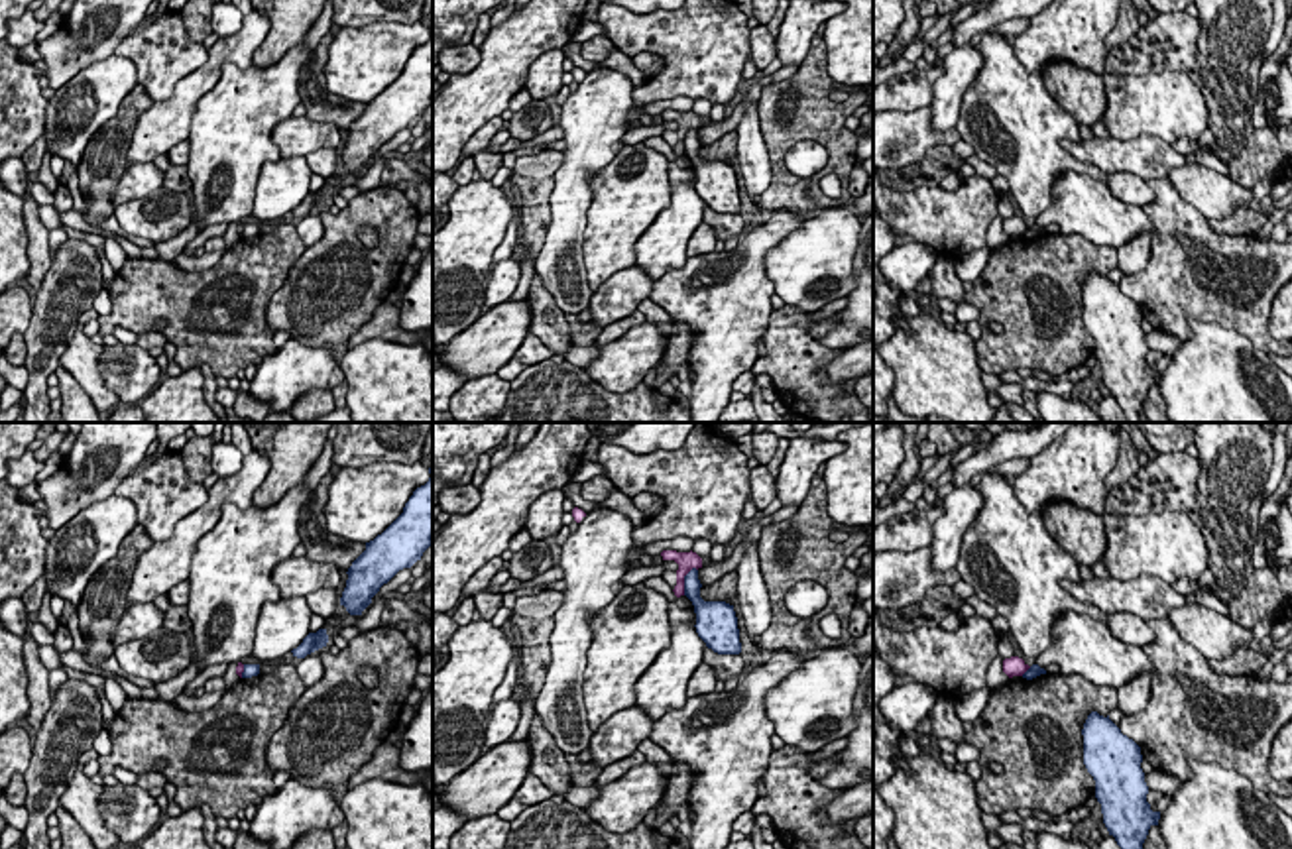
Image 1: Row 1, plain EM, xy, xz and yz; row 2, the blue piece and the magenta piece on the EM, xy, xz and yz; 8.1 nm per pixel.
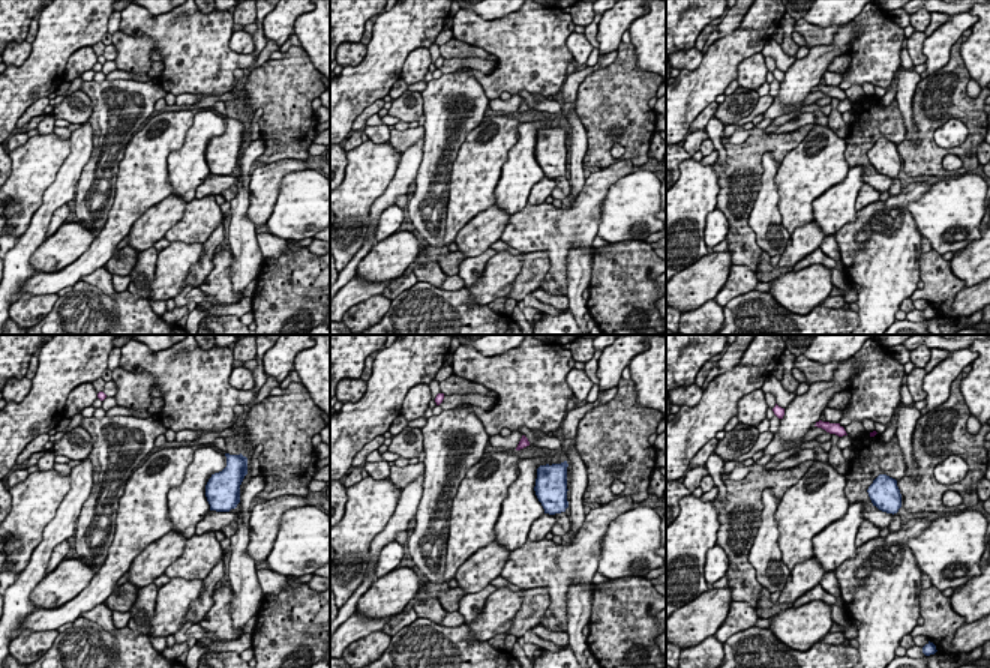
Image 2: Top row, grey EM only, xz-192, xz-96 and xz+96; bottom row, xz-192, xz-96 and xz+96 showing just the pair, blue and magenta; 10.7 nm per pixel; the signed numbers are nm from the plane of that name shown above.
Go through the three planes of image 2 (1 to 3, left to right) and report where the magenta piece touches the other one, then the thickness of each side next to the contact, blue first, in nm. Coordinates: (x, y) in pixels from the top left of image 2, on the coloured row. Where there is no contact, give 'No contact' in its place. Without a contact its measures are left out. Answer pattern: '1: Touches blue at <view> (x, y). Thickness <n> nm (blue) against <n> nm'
1: No contact
2: No contact
3: No contact

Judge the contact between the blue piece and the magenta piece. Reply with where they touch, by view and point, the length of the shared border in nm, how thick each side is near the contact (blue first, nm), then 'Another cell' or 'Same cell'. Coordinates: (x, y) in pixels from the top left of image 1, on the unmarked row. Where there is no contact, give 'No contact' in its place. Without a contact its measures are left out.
Touches blue at xz (685, 140). Shared border 260 nm. Thickness 130 nm (blue) against 160 nm. Another cell

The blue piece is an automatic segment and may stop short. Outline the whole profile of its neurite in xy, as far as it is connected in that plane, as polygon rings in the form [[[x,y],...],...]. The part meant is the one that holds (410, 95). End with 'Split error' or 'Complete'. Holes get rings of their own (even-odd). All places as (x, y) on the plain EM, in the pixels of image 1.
[[[433,24],[429,41],[413,51],[403,73],[348,128],[340,165],[362,175],[372,157],[399,130],[411,128],[433,104]]]. Complete

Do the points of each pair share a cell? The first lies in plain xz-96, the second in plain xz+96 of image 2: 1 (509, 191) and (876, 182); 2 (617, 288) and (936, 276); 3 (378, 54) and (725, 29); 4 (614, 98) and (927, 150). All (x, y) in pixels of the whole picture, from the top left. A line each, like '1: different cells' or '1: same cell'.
1: different cells
2: same cell
3: different cells
4: same cell

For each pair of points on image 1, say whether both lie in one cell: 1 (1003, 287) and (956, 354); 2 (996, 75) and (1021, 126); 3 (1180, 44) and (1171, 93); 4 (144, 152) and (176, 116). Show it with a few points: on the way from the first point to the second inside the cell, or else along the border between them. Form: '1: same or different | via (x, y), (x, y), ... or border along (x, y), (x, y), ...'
1: different | border along (974, 340), (978, 364), (984, 372)
2: same | via (1003, 87), (1009, 114)
3: different | border along (1182, 71), (1129, 75)
4: same | via (148, 144), (168, 124)

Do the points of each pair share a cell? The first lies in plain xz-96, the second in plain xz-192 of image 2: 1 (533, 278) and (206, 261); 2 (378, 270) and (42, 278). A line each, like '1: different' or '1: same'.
1: same
2: different

